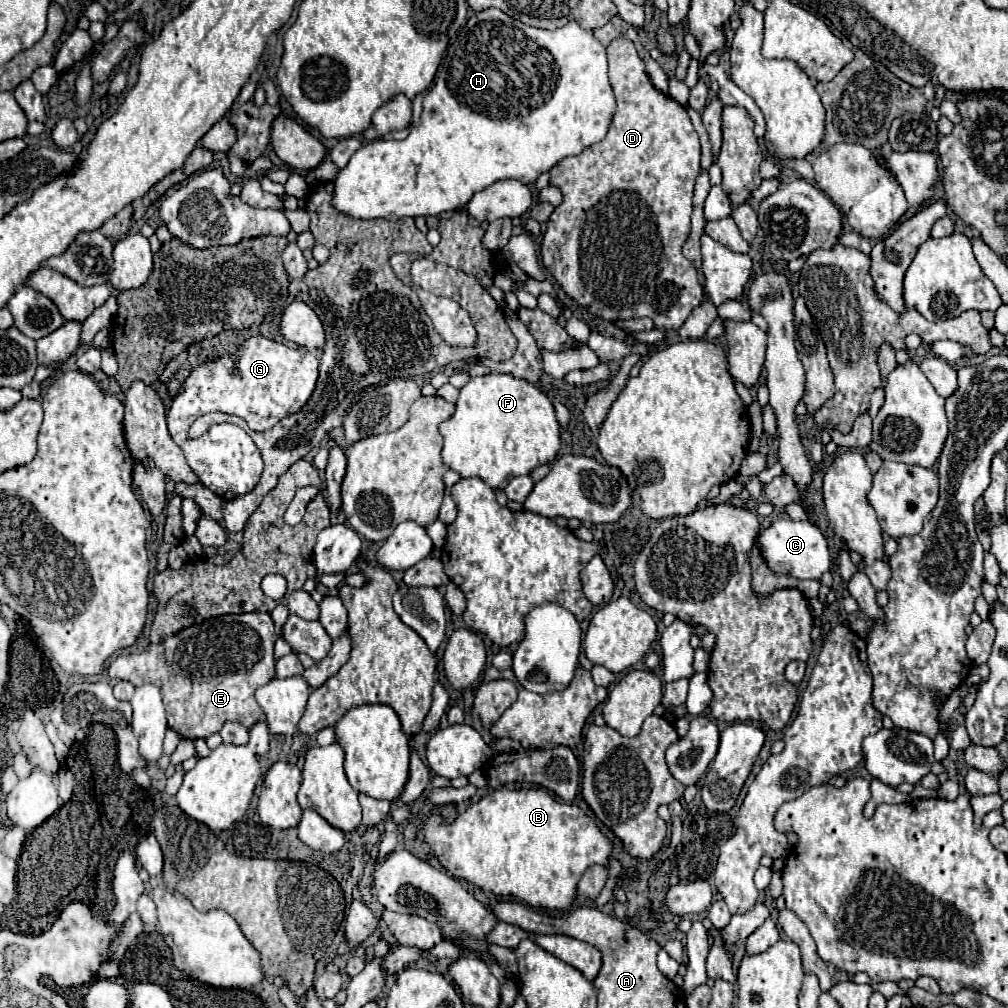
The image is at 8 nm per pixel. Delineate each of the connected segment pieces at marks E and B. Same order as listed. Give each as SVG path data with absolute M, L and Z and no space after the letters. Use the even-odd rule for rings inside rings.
M251 612L251 614L227 614L221 618L207 620L199 626L191 626L181 630L175 636L165 638L161 644L151 644L145 652L139 654L119 654L107 674L115 680L127 680L133 686L155 684L163 694L163 704L167 710L167 722L173 732L181 738L207 738L213 732L219 732L227 720L237 720L245 728L265 720L263 710L255 702L255 690L275 678L275 626L267 612Z
M545 788L495 790L483 796L477 804L469 806L465 814L459 814L449 826L439 820L429 820L425 824L425 840L431 844L433 854L451 876L463 878L479 886L483 892L515 896L531 908L561 912L567 910L577 896L577 882L583 872L593 864L607 866L613 852L613 842L597 828L593 818L589 818L577 804L557 802Z

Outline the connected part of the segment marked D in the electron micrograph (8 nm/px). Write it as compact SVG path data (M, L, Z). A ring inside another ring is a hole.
M615 38L607 46L607 58L617 108L605 140L587 146L577 156L563 158L549 170L549 184L561 190L563 202L547 220L541 264L561 290L595 318L617 322L649 316L659 330L679 330L703 296L697 270L681 254L681 244L689 238L691 230L693 186L701 172L699 136L687 110L671 96L653 88L645 74L645 62L631 40Z

